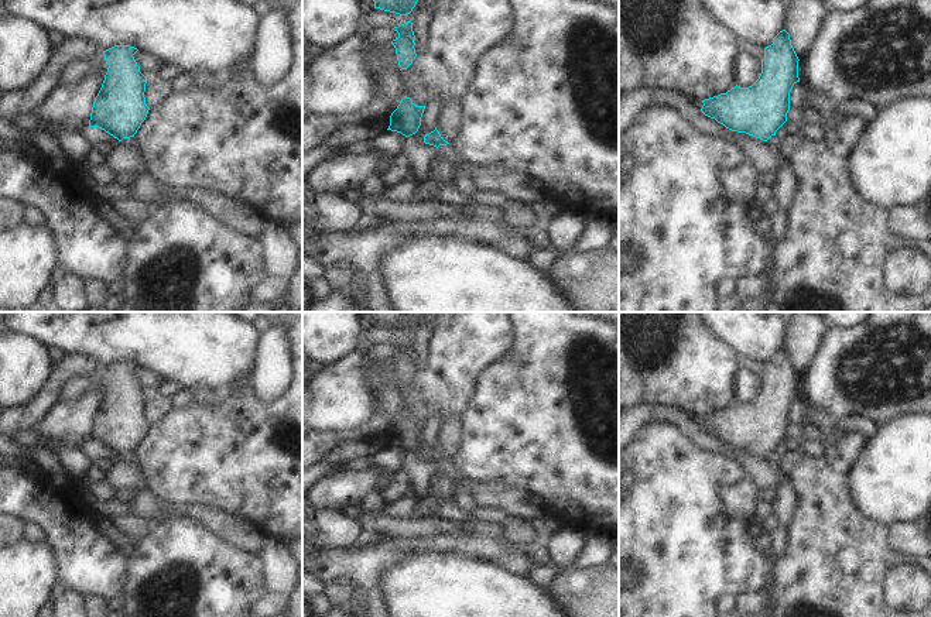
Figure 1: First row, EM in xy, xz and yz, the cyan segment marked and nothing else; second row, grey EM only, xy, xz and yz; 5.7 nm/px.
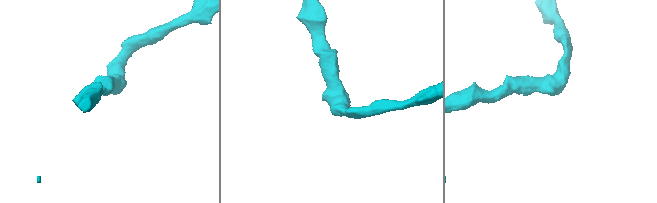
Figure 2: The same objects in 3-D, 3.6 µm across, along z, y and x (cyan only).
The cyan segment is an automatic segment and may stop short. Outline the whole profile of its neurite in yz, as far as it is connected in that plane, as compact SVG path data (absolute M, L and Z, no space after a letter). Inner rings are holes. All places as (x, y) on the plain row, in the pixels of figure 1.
M785 346L780 347L773 354L773 360L764 364L759 395L749 404L736 401L726 409L702 417L701 428L732 448L746 449L767 457L787 438L790 408L800 398L798 377L790 350Z

